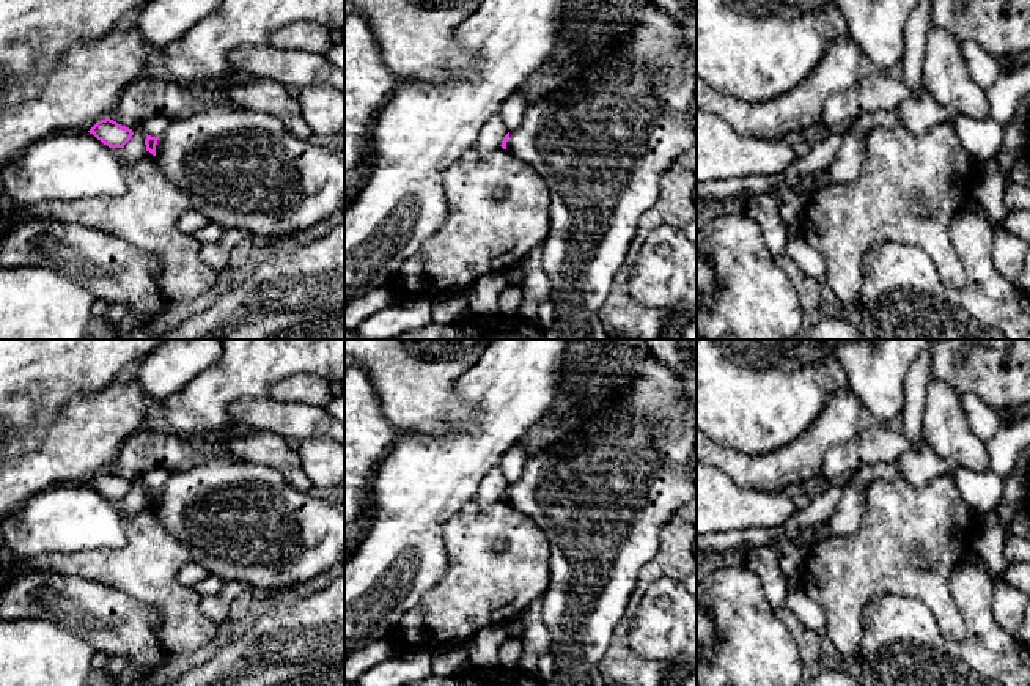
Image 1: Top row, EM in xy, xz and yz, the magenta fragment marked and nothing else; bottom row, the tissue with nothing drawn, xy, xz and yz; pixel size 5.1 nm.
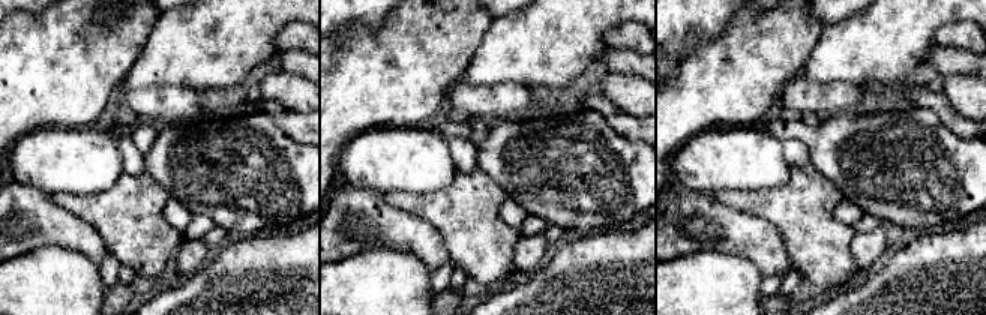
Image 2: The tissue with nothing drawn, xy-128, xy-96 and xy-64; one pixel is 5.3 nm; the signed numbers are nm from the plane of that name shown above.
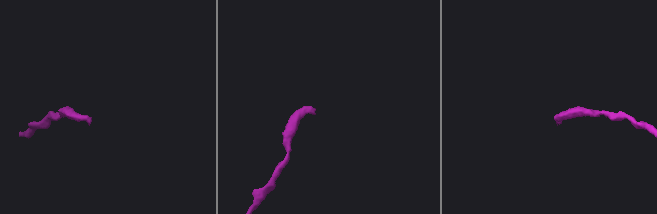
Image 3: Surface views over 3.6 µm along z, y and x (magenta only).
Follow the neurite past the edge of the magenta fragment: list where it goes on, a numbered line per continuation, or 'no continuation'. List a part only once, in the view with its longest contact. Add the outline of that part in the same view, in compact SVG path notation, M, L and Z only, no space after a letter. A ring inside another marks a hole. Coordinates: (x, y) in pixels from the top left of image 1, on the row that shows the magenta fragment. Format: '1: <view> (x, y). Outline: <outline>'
1: xy (244, 170). Outline: M209 102L171 120L157 140L154 157L187 195L190 208L222 230L241 230L253 241L300 236L344 209L344 160L294 137L267 113Z

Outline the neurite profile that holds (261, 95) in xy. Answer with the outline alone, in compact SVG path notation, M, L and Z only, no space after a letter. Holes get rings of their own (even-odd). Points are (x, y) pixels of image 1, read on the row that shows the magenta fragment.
M248 79L231 83L228 91L231 105L259 113L267 113L281 121L281 124L297 138L308 140L315 135L302 115L297 98L292 98L286 88L269 79Z

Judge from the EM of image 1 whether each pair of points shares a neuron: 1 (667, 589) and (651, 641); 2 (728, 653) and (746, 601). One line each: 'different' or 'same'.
1: same
2: same

